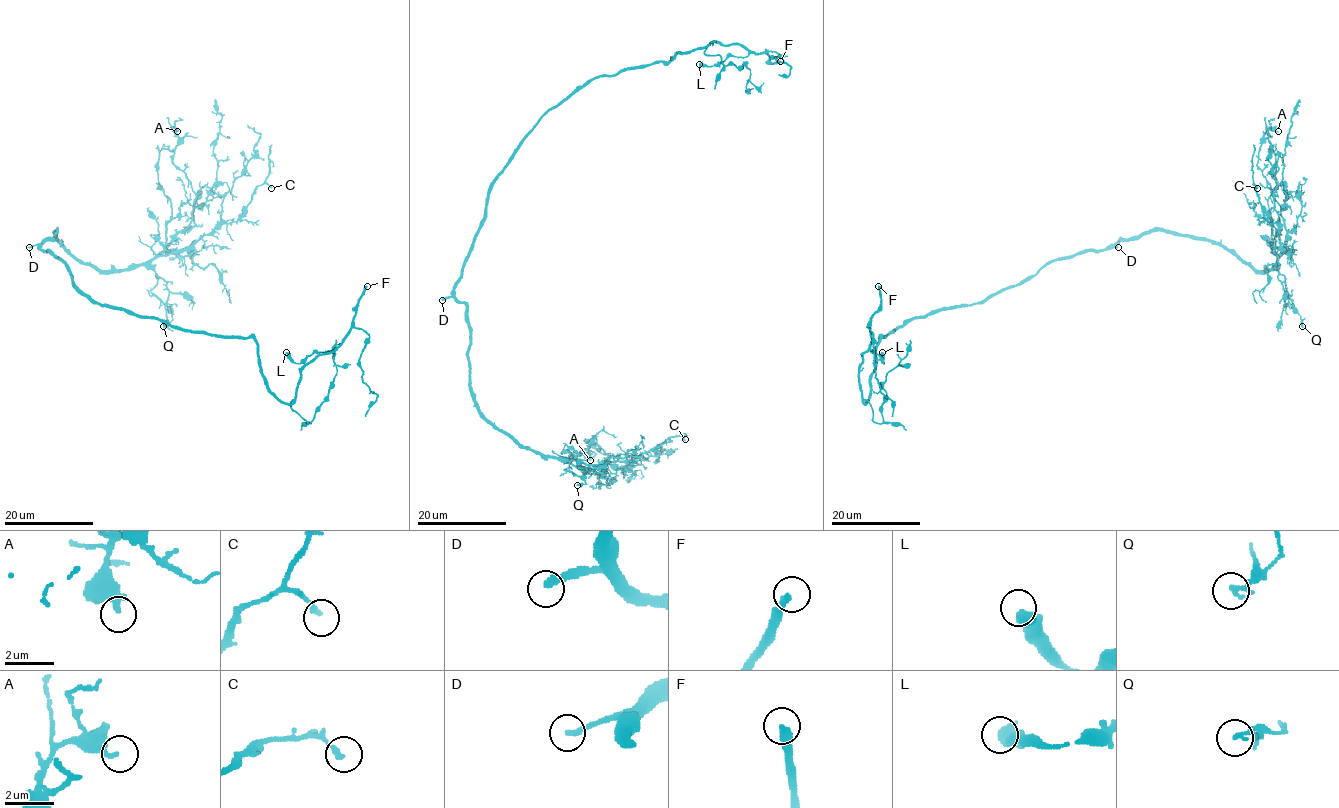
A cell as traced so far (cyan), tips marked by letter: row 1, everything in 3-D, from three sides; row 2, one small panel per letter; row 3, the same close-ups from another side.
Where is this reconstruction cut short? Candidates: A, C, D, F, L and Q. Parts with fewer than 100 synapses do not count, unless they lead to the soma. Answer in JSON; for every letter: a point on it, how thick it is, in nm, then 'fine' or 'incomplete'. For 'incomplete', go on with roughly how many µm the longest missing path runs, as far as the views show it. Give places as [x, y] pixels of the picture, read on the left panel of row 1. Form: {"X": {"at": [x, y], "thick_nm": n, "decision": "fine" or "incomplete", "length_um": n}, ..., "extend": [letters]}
{"A": {"at": [177, 131], "thick_nm": 280, "decision": "fine"}, "C": {"at": [271, 188], "thick_nm": 200, "decision": "fine"}, "D": {"at": [29, 247], "thick_nm": 240, "decision": "incomplete", "length_um": 35}, "F": {"at": [367, 286], "thick_nm": 320, "decision": "incomplete", "length_um": 80}, "L": {"at": [286, 352], "thick_nm": 550, "decision": "fine"}, "Q": {"at": [163, 326], "thick_nm": 240, "decision": "fine"}, "extend": ["D", "F"]}

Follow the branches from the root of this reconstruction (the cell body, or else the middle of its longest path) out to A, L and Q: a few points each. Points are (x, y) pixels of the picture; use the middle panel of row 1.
A: (489, 198), (454, 289), (470, 329), (474, 404), (543, 455), (588, 468), (609, 456), (588, 439), (590, 460)
L: (489, 198), (523, 137), (592, 80), (667, 62), (710, 42), (748, 52), (699, 64)
Q: (489, 198), (454, 289), (470, 329), (474, 404), (521, 445), (563, 457), (564, 469), (586, 483), (577, 485)

